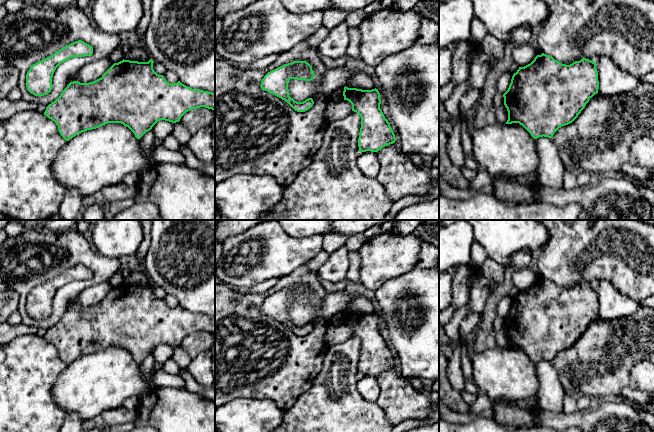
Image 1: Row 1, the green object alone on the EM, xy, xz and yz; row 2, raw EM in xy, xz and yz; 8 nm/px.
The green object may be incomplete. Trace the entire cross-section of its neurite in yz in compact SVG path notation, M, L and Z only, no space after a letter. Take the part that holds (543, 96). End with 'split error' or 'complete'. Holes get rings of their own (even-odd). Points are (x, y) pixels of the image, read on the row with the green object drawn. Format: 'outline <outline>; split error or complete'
outline M542 53L513 74L509 88L503 94L508 111L506 124L519 123L534 139L543 136L552 138L559 128L572 123L578 117L589 100L598 93L598 89L595 62L583 58L566 65Z; complete

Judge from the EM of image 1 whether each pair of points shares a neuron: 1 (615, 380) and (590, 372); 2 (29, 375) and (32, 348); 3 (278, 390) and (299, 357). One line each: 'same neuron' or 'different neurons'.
1: same neuron
2: same neuron
3: same neuron

